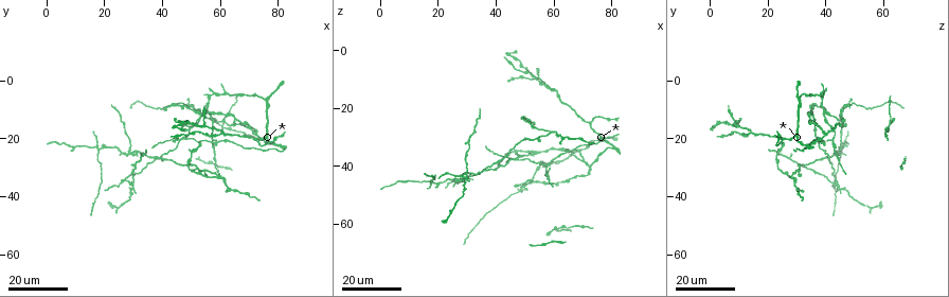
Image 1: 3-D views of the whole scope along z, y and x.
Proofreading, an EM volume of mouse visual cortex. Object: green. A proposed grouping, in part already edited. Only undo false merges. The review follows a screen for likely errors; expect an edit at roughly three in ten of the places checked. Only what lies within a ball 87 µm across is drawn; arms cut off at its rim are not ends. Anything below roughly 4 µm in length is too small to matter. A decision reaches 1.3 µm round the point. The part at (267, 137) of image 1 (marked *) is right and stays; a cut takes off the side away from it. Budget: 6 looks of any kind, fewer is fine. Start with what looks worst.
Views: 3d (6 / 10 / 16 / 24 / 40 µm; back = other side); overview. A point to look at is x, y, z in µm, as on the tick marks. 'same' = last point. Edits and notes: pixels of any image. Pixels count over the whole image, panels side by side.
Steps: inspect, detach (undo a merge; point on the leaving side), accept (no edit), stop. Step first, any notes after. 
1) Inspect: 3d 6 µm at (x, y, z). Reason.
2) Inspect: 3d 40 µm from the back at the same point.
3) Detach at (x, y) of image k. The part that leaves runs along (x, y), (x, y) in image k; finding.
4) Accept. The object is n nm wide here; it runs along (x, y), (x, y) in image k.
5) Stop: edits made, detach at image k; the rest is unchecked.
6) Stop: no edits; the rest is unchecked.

Inspect: 3d 16 µm at (61, 16, 62). Four or more arms meet.

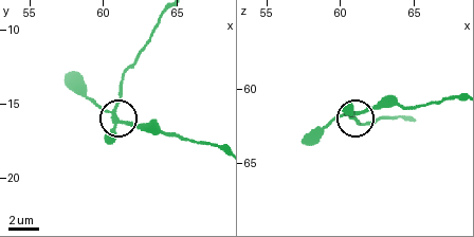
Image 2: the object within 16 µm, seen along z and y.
Inspect: 3d 6 µm at (60.6, 15.6, 61.8). Closer look.

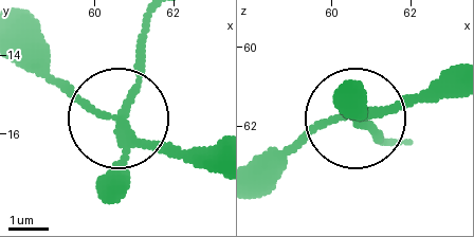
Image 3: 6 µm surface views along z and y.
Detach at (139, 71) of image 3. 4 arms meet here; a second neuron is stuck on.

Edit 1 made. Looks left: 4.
Inspect: overview. Redraw.

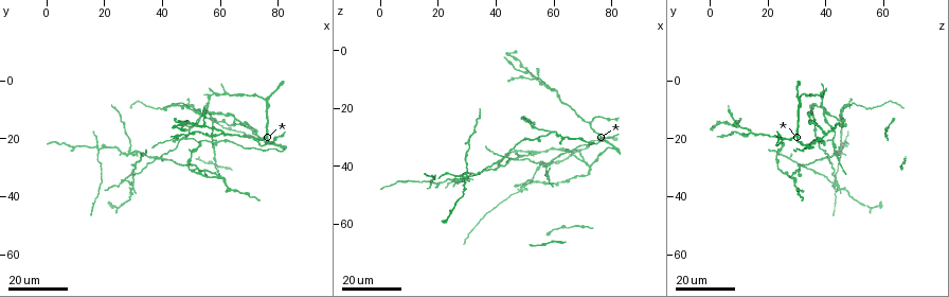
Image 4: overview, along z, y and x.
Inspect: 3d 16 µm at (69, 16, 39). Three arms meet.

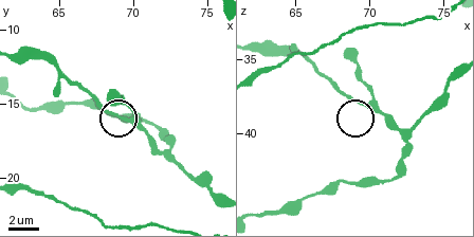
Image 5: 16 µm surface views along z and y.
Inspect: 3d 6 µm at (69.8, 16.0, 38.2).

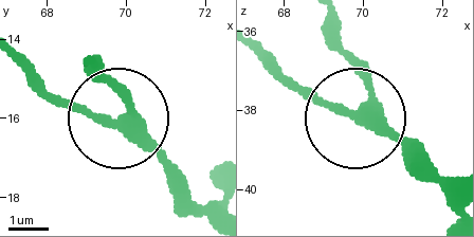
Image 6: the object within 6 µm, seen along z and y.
Accept. 3 arms meet here; it runs along (455, 182), (357, 121), (364, 90), (333, 43) in image 6; all the same neuron.

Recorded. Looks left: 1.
Stop: edits made, detach at image 3; the rest is unchecked.

